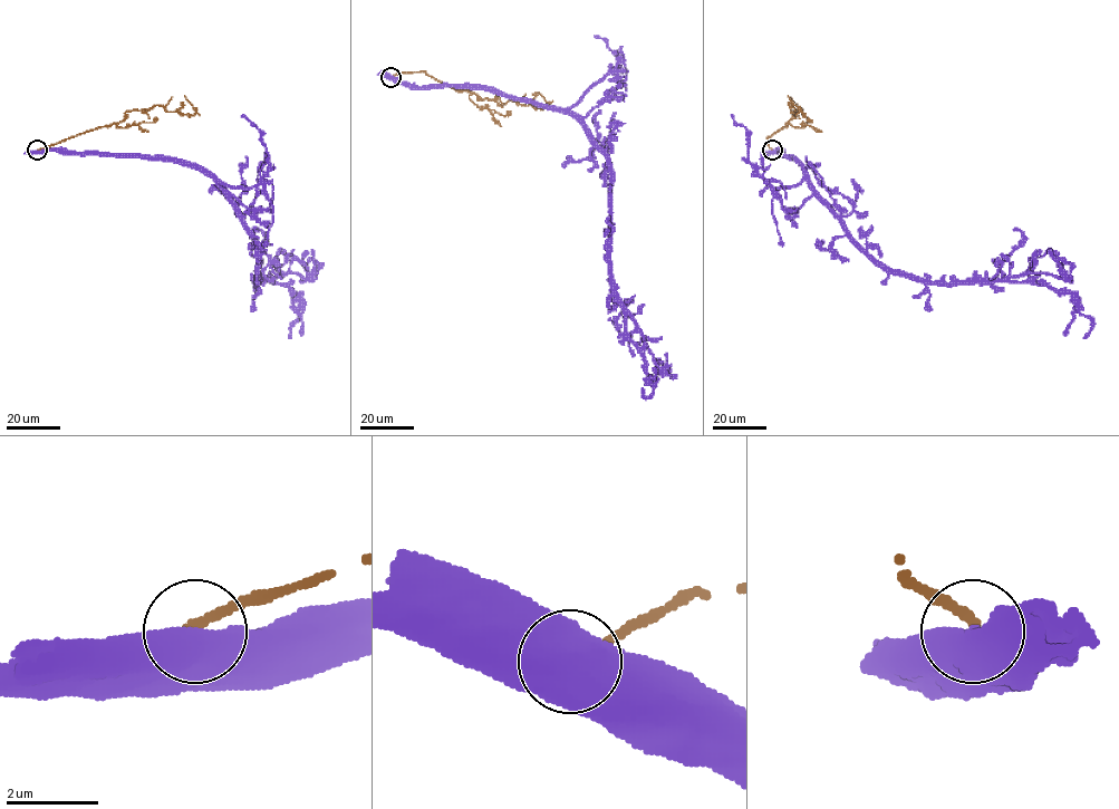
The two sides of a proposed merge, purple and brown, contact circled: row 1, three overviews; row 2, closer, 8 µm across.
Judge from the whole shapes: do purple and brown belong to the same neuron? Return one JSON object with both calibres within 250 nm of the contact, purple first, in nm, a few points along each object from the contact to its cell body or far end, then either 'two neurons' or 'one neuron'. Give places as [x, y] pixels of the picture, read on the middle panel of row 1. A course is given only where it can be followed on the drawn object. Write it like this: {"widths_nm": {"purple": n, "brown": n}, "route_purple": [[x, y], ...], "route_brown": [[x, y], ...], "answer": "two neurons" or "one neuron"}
{"widths_nm": {"purple": 750, "brown": 220}, "route_purple": [[391, 77], [561, 108], [590, 135], [610, 177], [614, 286], [628, 339], [655, 383], [648, 396], [643, 388]], "route_brown": [[391, 77], [424, 70], [478, 99], [546, 108], [538, 93]], "answer": "two neurons"}

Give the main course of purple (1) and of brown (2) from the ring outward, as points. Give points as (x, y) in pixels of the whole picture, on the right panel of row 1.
1: (772, 151), (801, 167), (818, 199), (872, 259), (931, 281), (1034, 282), (1066, 290), (1091, 323), (1083, 338)
2: (772, 151), (767, 137), (785, 126), (796, 115), (794, 109), (800, 109), (796, 105), (803, 115), (788, 96)

